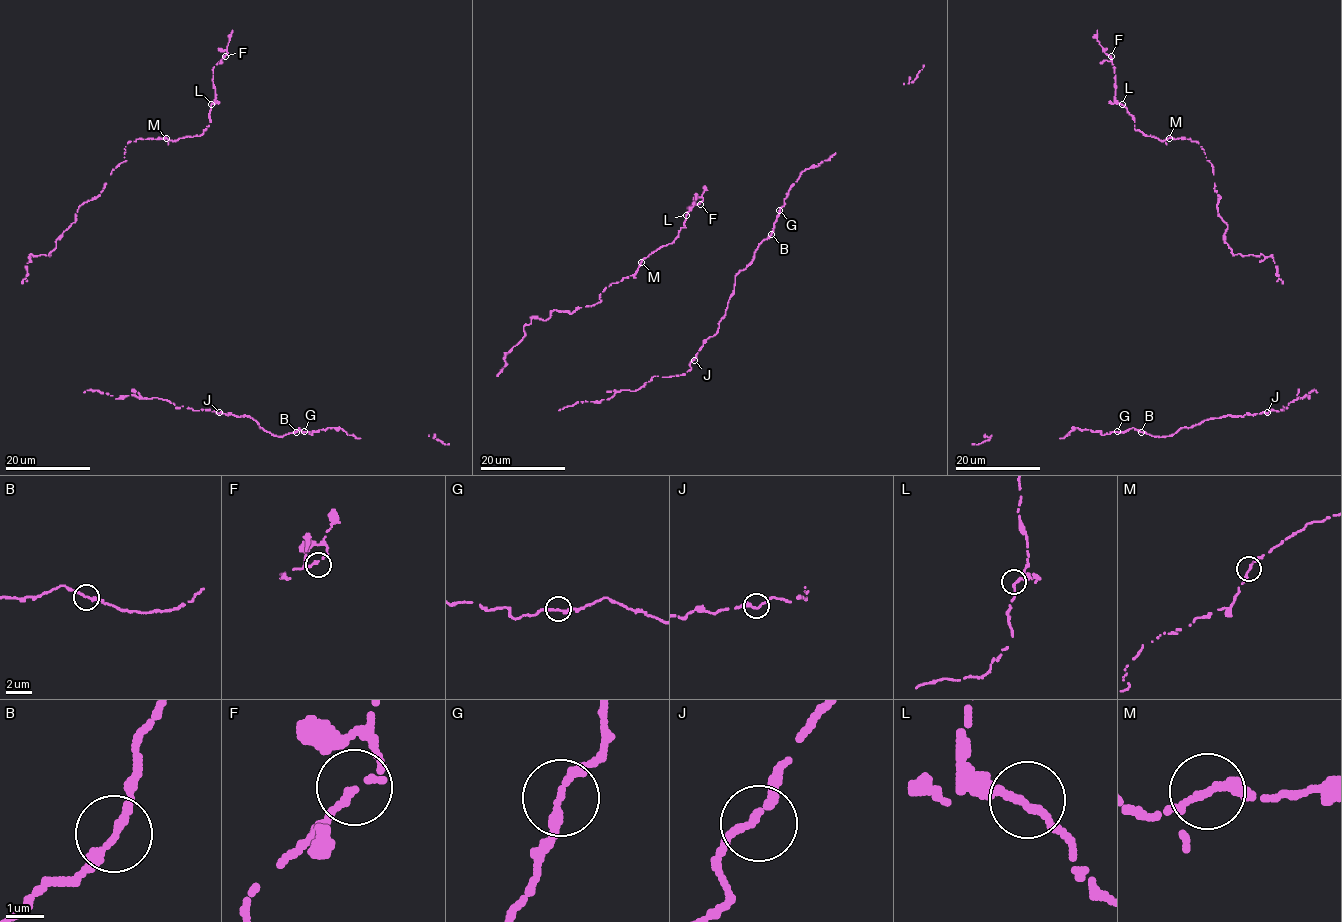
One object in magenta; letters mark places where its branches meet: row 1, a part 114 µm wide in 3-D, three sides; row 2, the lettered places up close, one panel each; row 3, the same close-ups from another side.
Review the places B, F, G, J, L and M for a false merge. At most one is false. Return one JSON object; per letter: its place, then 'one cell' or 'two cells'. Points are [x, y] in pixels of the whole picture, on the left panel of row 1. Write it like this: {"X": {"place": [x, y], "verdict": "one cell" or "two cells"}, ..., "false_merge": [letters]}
{"B": {"place": [296, 432], "verdict": "one cell"}, "F": {"place": [225, 56], "verdict": "one cell"}, "G": {"place": [304, 431], "verdict": "one cell"}, "J": {"place": [219, 412], "verdict": "one cell"}, "L": {"place": [211, 104], "verdict": "one cell"}, "M": {"place": [166, 138], "verdict": "one cell"}, "false_merge": []}

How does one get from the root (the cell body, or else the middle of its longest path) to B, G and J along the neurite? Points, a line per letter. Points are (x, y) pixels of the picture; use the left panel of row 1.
B: (85, 391), (97, 390), (116, 399), (157, 397), (179, 408), (245, 415), (279, 437), (296, 432)
G: (85, 391), (97, 390), (116, 399), (157, 397), (179, 408), (245, 415), (279, 437), (298, 427), (305, 432)
J: (85, 391), (97, 390), (116, 399), (127, 395), (157, 397), (179, 408), (183, 406), (219, 412)

